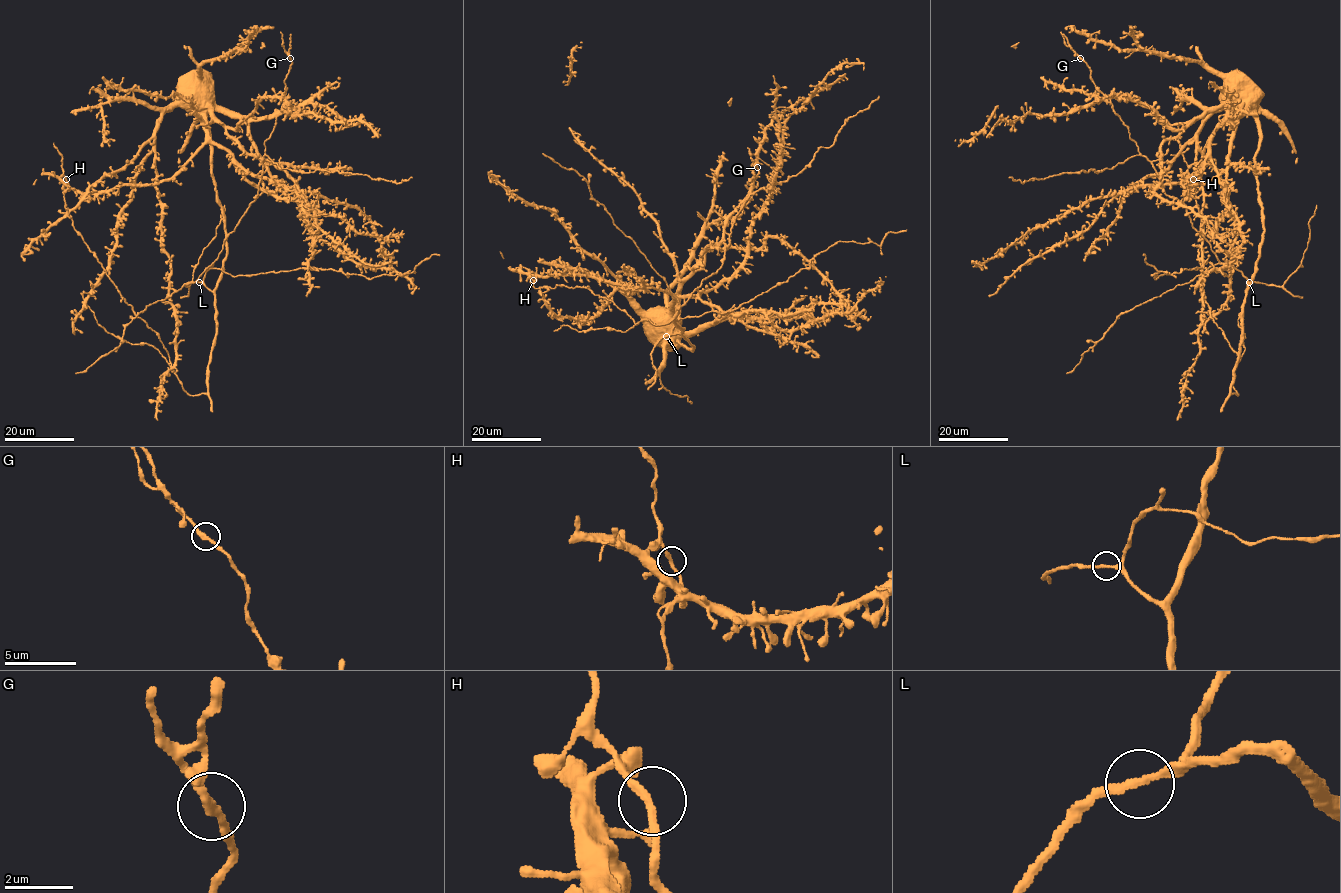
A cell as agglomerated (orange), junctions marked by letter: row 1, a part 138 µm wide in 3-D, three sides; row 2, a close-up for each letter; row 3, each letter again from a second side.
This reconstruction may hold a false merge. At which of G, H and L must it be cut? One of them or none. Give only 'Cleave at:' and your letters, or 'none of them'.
Cleave at: none of them

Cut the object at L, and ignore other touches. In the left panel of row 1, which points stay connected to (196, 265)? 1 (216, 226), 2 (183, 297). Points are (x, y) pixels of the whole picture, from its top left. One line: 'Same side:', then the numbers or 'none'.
Same side: 1, 2

